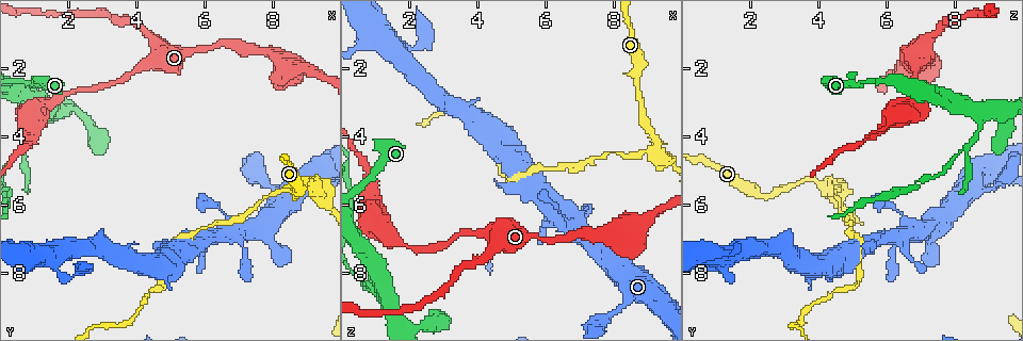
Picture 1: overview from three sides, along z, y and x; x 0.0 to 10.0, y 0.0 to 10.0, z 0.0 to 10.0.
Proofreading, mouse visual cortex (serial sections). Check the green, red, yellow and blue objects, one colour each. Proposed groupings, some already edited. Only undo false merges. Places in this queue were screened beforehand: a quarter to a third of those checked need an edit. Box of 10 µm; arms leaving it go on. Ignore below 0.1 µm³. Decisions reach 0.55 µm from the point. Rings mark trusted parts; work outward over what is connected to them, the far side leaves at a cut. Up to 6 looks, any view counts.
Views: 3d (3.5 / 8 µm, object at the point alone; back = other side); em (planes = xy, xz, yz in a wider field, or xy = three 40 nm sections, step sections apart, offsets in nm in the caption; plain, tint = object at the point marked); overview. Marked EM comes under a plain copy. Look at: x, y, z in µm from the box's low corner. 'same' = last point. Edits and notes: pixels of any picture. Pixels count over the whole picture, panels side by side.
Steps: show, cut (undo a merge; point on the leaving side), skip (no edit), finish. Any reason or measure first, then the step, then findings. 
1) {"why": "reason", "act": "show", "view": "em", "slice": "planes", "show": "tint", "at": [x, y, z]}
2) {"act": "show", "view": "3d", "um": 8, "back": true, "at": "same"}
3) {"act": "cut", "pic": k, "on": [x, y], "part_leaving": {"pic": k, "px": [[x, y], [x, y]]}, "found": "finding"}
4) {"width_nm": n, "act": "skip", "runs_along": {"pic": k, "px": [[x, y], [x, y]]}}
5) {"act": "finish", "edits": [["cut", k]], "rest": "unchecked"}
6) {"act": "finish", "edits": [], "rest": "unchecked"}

{"why": "small branch off a trunk", "act": "show", "view": "3d", "um": 3.5, "back": true, "at": [1.30, 3.35, 8.60]}

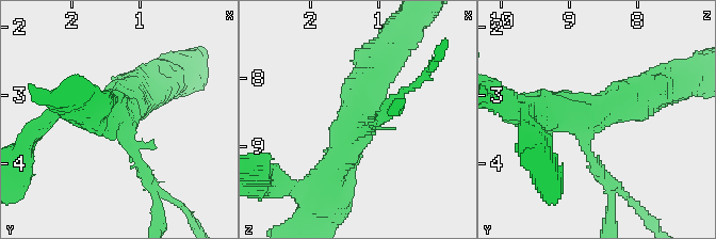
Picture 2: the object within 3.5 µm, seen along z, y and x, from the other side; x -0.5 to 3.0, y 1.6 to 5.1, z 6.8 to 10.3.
{"arms": 3, "arm_widths_nm": [150, 450, 500], "why": "shape alone is not enough", "act": "show", "view": "em", "slice": "xy", "step": 5, "show": "tint", "at": [1.25, 3.35, 8.65]}

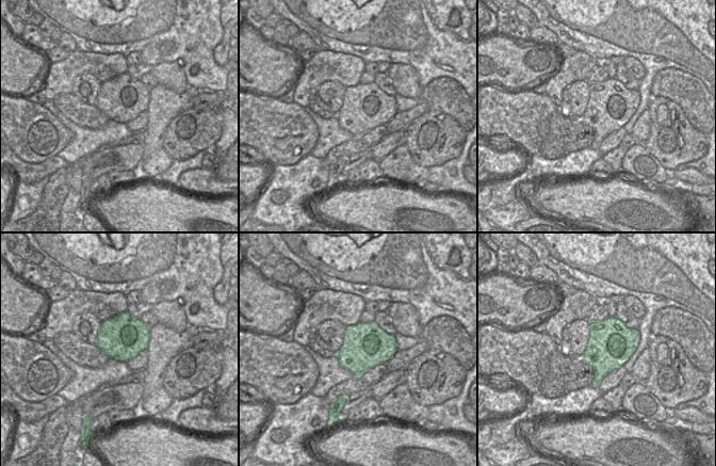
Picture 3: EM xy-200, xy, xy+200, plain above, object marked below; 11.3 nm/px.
{"act": "cut", "pic": 2, "on": [603, 176], "part_leaving": {"pic": 2, "px": [[120, 125], [147, 180], [169, 200]]}, "found": "a second cell is stuck on"}

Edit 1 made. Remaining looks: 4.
{"act": "show", "view": "overview"}

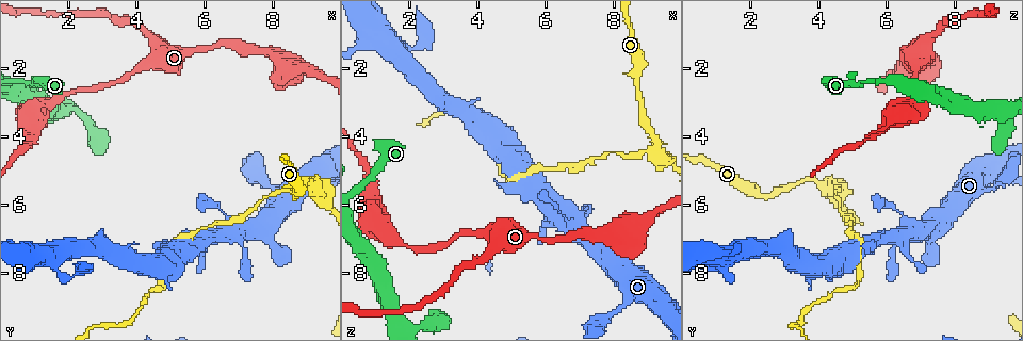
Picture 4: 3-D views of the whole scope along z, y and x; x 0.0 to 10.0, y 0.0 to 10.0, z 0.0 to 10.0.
{"why": "branch point", "act": "show", "view": "3d", "um": 3.5, "at": [9.20, 5.45, 4.40]}

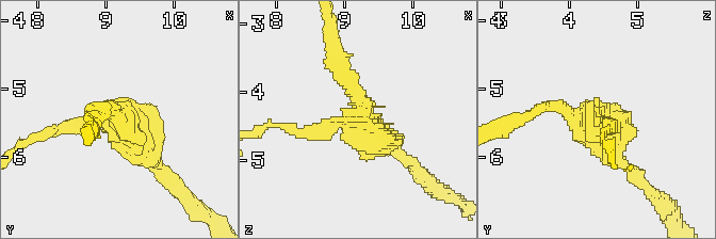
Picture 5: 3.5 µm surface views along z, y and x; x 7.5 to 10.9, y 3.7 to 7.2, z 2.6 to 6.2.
{"act": "cut", "pic": 5, "on": [65, 129], "part_leaving": {"pic": 5, "px": [[341, 123], [321, 134], [269, 126]]}, "found": "two cells meet here"}

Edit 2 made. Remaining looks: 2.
{"act": "finish", "edits": [["cut", 2], ["cut", 5]], "rest": "unchecked"}

